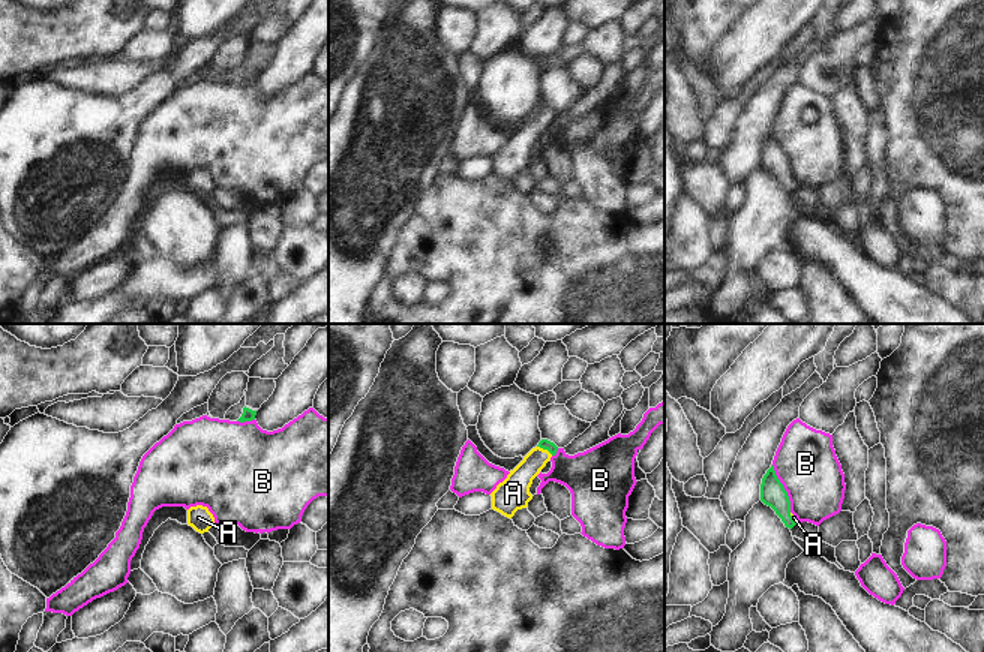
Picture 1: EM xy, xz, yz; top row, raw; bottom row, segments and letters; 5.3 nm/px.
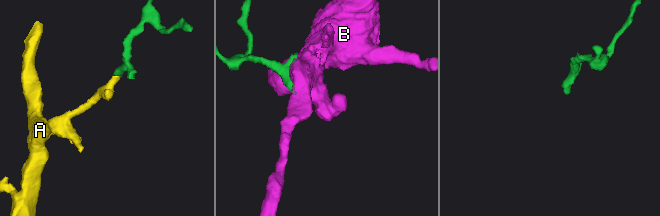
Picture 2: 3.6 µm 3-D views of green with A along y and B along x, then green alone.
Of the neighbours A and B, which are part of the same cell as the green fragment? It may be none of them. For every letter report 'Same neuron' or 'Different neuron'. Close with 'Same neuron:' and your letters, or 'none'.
A: Same neuron
B: Different neuron
Same neuron: A.

